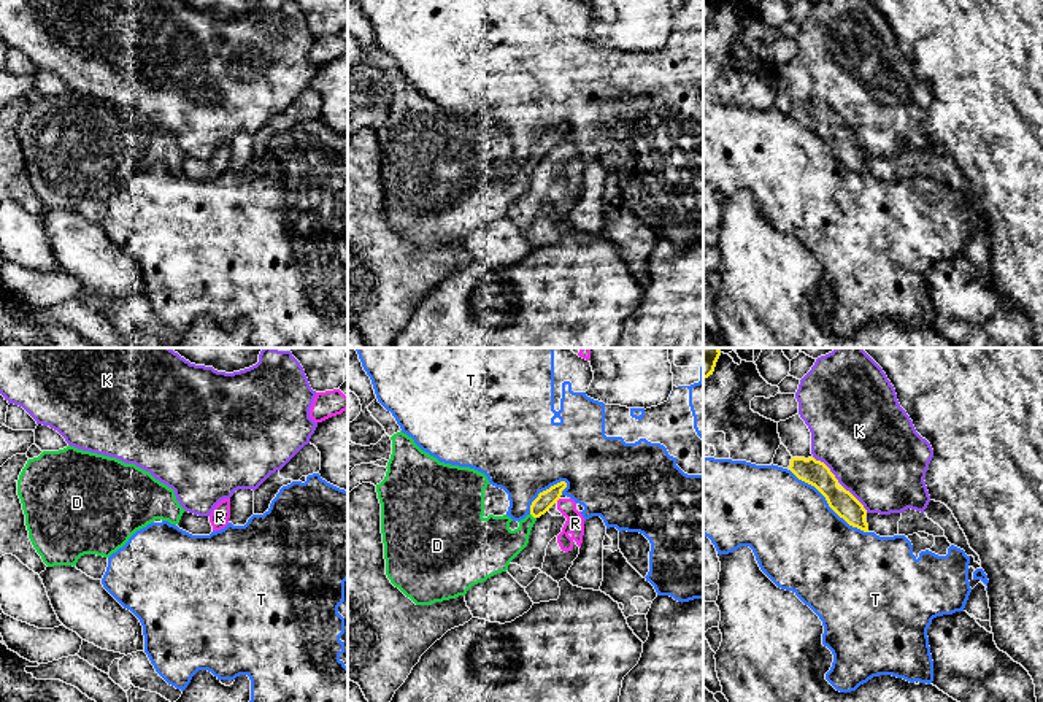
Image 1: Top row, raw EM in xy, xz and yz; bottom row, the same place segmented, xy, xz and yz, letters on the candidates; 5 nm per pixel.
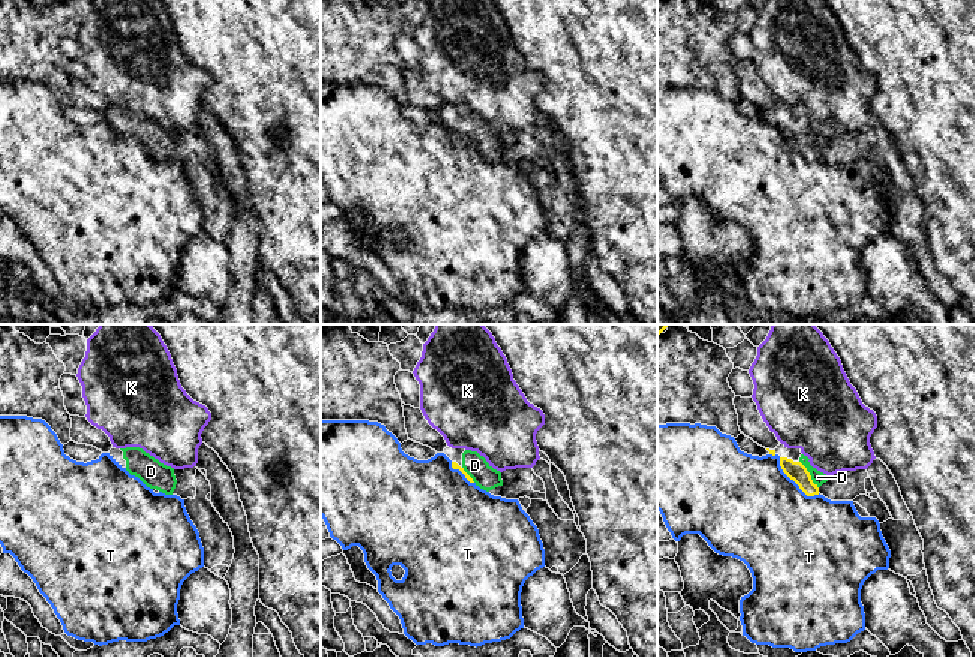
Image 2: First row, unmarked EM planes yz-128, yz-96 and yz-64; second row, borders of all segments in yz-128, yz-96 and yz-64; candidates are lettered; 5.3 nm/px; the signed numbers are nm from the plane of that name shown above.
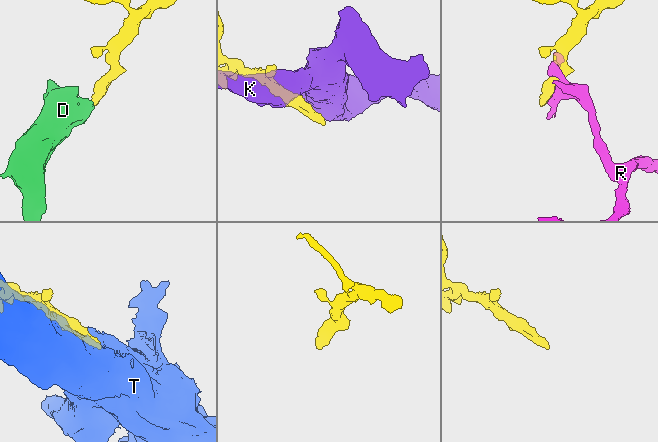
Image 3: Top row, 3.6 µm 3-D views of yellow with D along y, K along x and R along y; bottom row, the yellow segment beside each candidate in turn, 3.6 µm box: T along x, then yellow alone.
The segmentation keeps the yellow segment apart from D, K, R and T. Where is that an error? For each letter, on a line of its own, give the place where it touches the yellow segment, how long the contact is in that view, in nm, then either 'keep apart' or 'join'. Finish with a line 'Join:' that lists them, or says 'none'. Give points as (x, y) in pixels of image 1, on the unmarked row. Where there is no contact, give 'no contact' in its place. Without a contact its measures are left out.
D: meets yellow in xz at (534, 161); contact 40 nm long; join
K: meets yellow in yz at (827, 111); contact 190 nm long; keep apart
R: meets yellow in xz at (558, 143); contact 30 nm long; keep apart
T: meets yellow in yz at (827, 146); contact 500 nm long; keep apart
Join: D

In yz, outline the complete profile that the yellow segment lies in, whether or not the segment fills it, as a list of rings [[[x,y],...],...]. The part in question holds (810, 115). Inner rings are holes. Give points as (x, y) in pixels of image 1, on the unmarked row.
[[[792,102],[789,114],[802,125],[814,130],[827,145],[829,151],[849,170],[868,176],[865,165],[867,154],[830,116],[830,113],[814,102]]]

